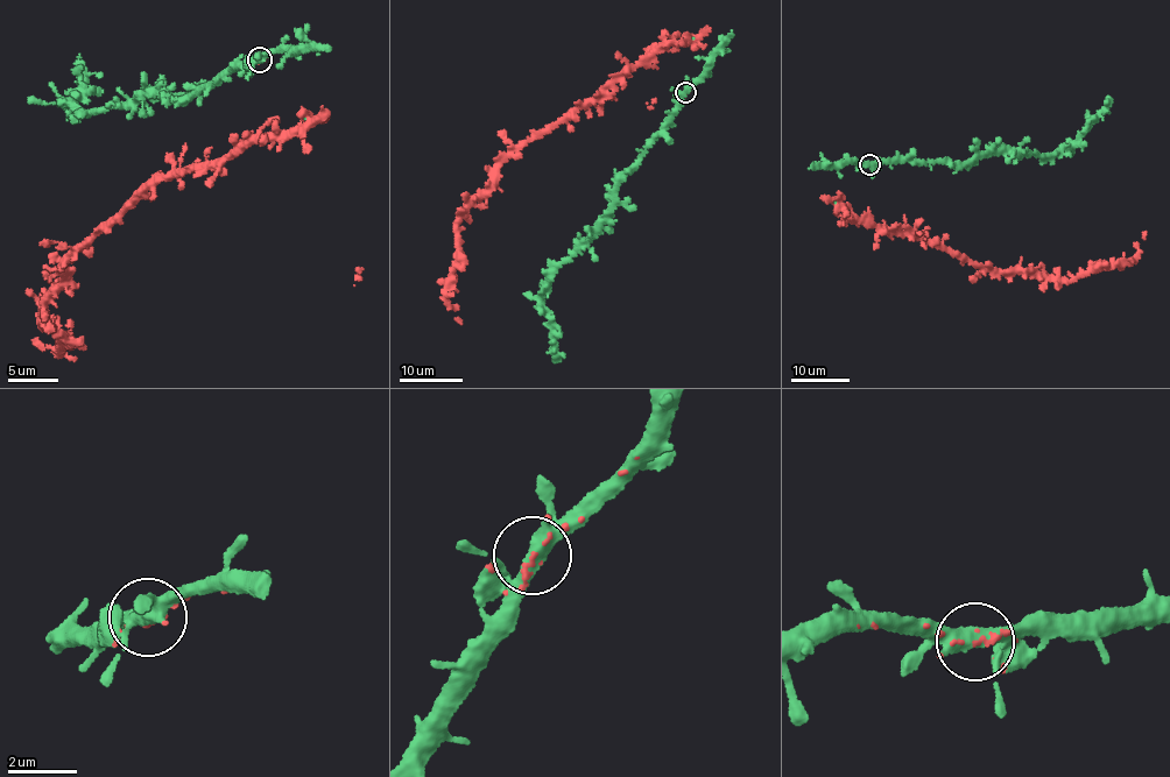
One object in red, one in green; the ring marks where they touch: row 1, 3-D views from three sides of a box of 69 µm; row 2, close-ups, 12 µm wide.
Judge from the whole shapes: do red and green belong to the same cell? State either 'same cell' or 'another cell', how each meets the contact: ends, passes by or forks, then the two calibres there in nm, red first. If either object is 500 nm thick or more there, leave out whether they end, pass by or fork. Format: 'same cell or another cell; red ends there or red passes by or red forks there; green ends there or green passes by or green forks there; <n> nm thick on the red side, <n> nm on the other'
same cell; red forks there; green forks there; 60 nm thick on the red side, 360 nm on the other

